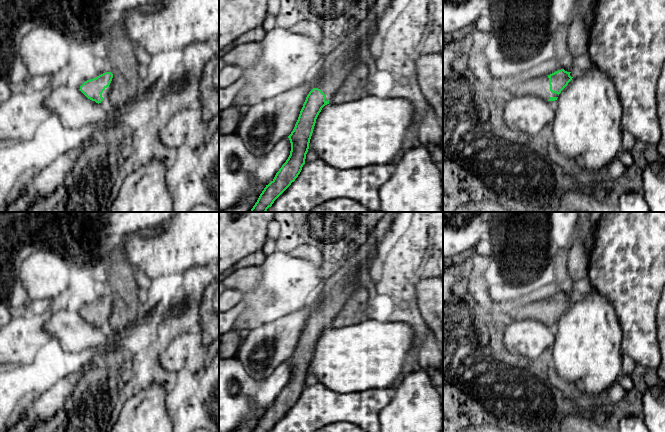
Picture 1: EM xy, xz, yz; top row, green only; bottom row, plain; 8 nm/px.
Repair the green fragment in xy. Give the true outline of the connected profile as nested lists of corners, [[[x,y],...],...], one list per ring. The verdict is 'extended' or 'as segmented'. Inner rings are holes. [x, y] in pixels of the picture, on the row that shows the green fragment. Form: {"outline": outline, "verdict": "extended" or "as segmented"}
{"outline": [[[105,72],[96,78],[85,81],[80,86],[80,91],[90,100],[101,103],[107,96],[109,85],[112,81],[113,74]]], "verdict": "extended"}

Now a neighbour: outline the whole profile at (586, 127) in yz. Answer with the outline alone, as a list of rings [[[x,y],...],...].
[[[592,62],[590,70],[572,78],[558,95],[557,103],[550,125],[552,142],[561,155],[576,162],[578,175],[588,179],[602,177],[604,169],[616,159],[623,145],[623,110],[613,81]]]

